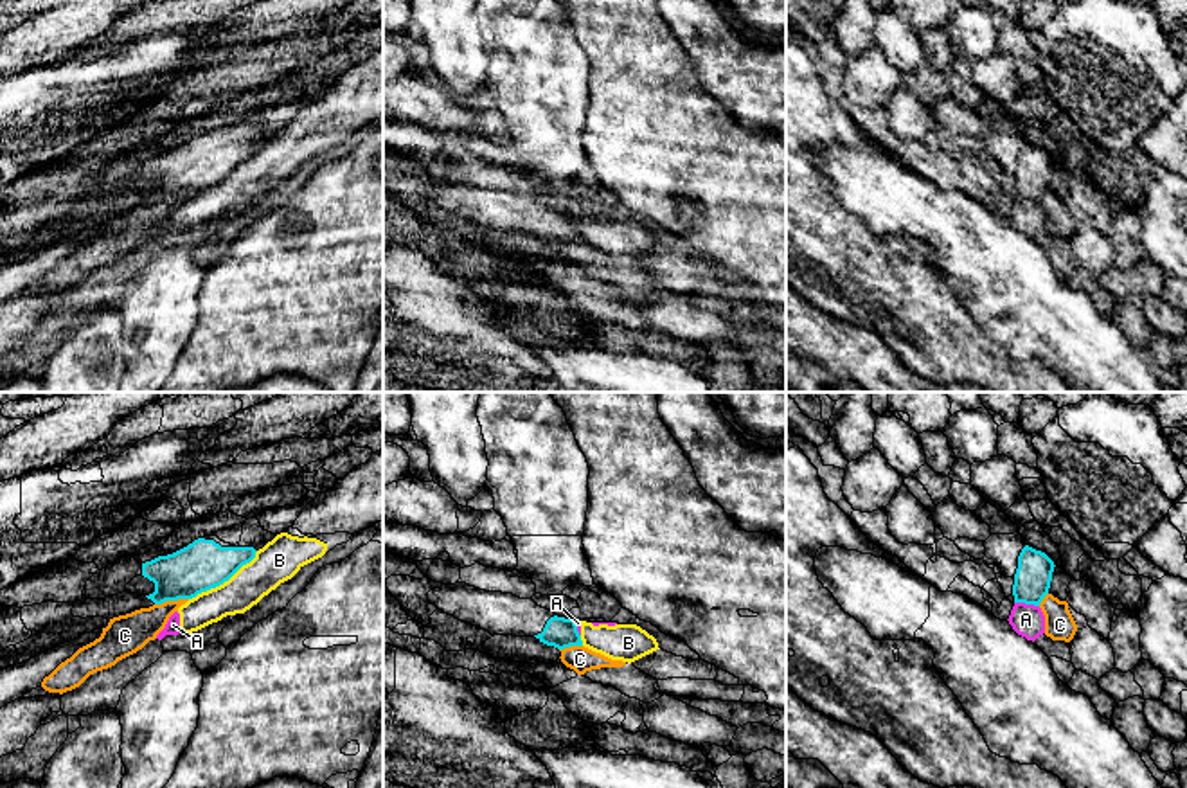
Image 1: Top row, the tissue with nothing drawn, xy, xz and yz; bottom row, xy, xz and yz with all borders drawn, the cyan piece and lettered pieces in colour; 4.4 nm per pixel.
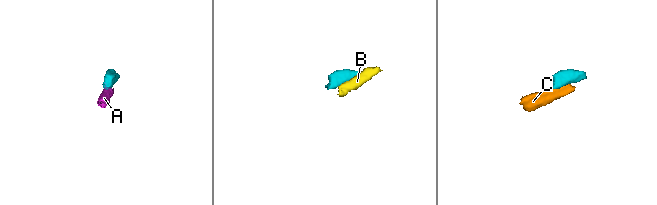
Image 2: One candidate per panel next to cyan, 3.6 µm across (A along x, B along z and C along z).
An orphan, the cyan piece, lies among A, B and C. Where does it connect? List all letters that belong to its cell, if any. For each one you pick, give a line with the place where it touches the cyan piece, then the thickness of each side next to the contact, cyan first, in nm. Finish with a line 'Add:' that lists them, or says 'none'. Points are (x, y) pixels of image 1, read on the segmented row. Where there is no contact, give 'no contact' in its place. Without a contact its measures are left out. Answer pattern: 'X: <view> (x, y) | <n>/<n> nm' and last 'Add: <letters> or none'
Add: none

